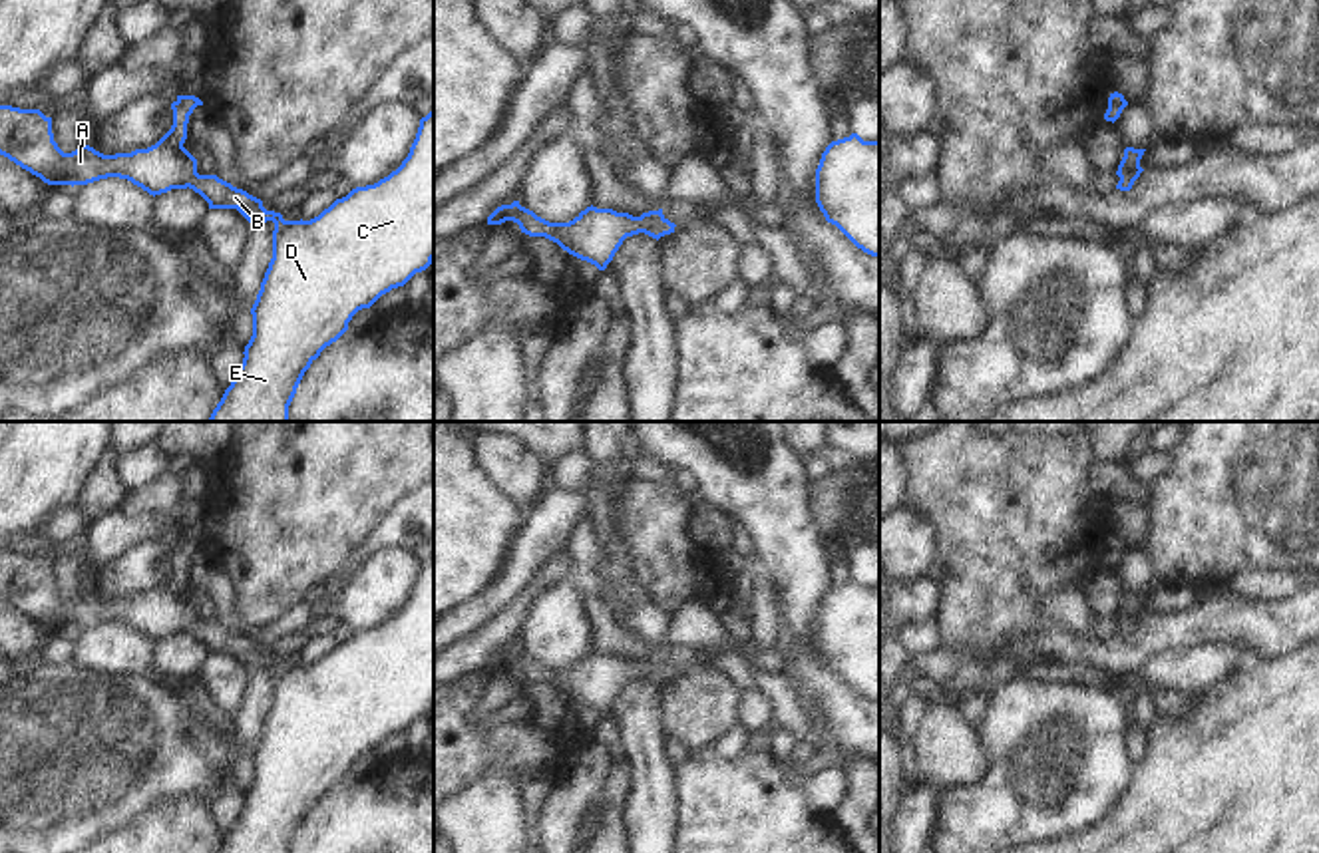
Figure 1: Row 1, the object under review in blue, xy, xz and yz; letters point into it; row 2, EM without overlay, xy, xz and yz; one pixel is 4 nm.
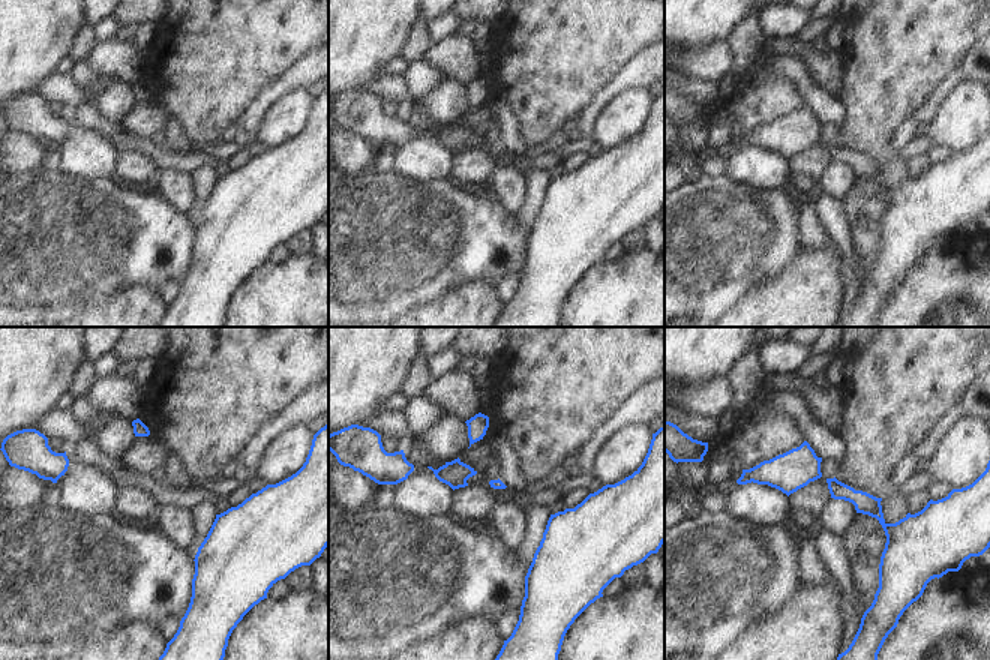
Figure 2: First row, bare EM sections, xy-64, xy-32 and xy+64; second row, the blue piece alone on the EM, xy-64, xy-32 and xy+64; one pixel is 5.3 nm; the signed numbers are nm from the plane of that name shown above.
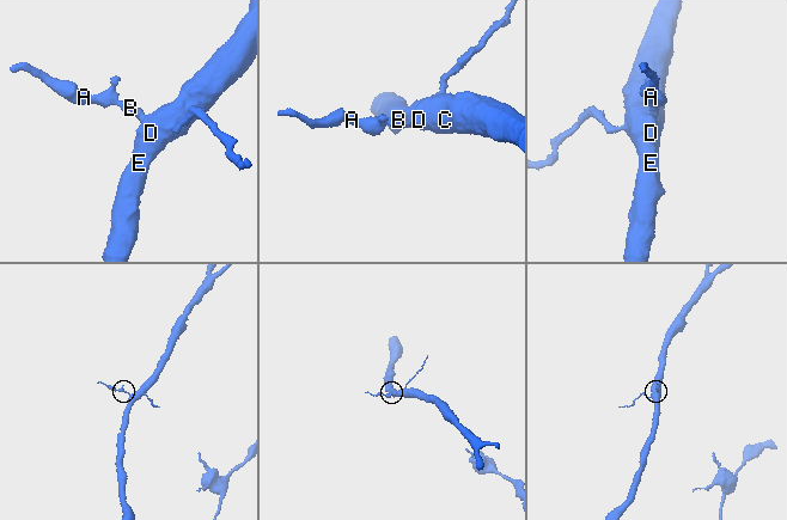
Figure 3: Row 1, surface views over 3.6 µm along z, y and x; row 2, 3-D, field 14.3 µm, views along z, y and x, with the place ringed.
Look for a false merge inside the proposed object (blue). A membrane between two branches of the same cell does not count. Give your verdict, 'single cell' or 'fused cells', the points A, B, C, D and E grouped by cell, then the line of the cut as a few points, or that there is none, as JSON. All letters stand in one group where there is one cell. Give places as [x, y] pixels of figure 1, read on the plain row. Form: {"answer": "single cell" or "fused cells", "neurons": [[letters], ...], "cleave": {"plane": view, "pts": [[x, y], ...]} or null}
{"answer": "single cell", "neurons": [["A", "B", "C", "D", "E"]], "cleave": null}

